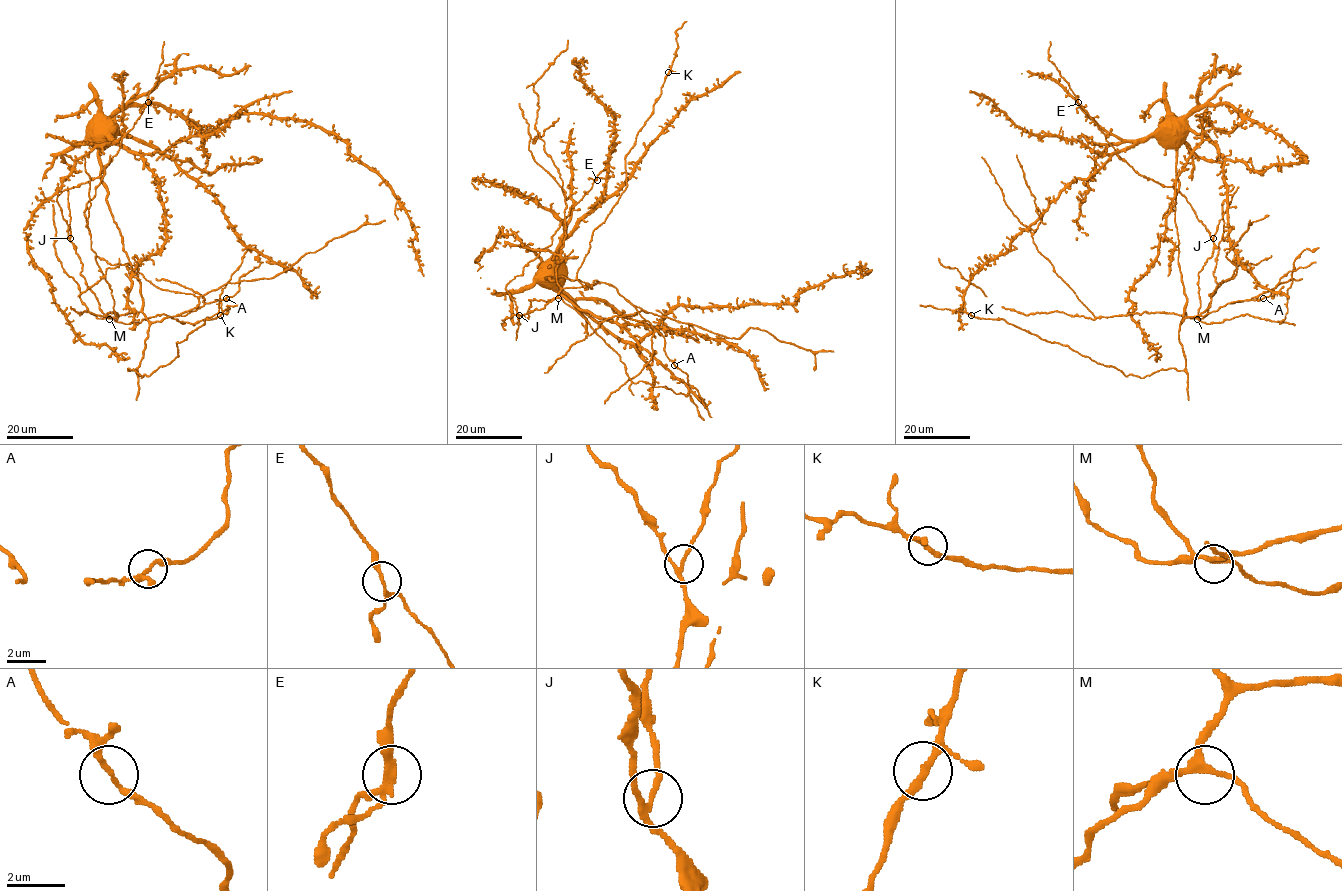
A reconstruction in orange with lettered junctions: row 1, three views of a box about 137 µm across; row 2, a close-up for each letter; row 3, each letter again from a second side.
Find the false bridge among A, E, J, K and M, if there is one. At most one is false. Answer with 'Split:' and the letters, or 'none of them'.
Split: none of them

